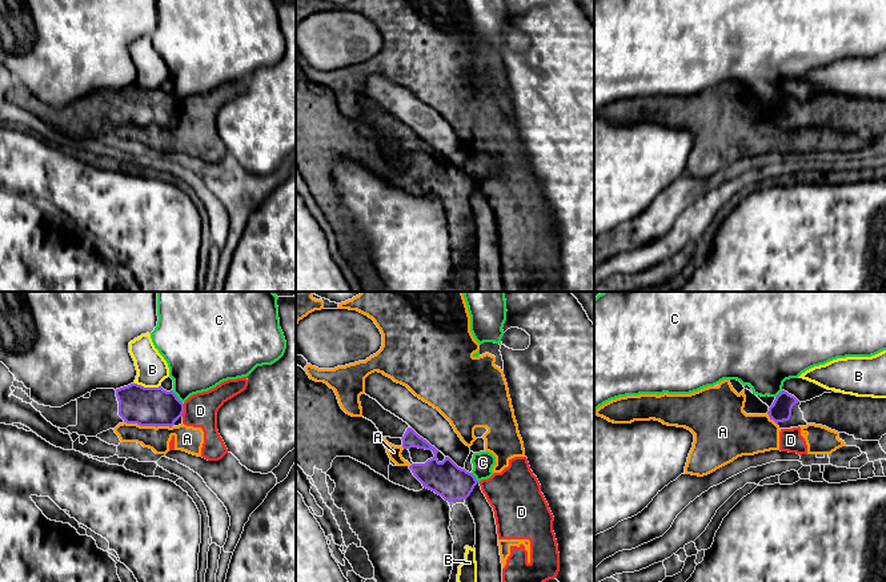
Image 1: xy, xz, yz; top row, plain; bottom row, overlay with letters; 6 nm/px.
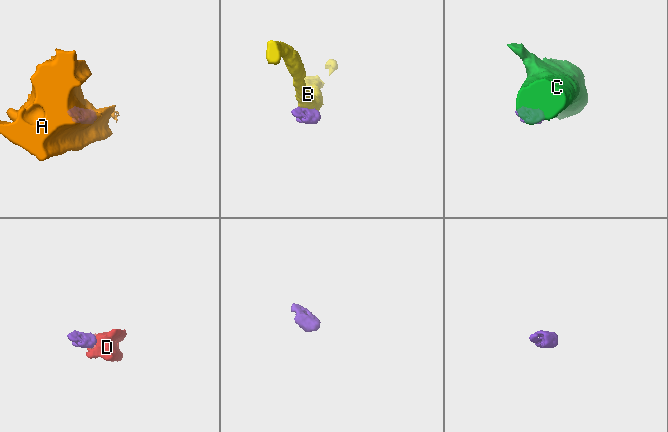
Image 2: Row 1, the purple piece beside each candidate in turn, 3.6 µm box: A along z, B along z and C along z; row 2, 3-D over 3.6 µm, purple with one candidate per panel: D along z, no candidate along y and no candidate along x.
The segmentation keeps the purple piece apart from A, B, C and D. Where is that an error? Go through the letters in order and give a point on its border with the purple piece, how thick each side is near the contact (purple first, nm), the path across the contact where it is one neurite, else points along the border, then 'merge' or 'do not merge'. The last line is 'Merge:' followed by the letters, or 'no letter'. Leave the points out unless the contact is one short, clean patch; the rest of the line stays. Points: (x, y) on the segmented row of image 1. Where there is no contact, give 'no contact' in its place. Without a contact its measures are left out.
A: contact xy (148, 425); calibres 240 and 160 nm; do not merge
B: contact xy (147, 388); calibres 240 and 190 nm; border xy (135, 382), (143, 386), (159, 386); do not merge
C: contact xy (176, 397); calibres 240 and 360 nm; border xy (171, 390), (181, 402); do not merge
D: contact xy (183, 410); calibres 240 and 200 nm; do not merge
Merge: no letter

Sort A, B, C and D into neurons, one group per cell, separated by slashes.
A D / B / C

